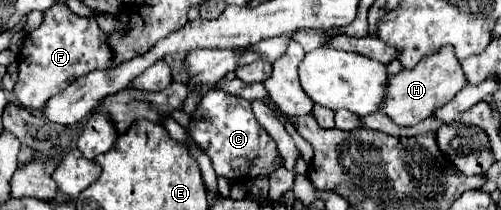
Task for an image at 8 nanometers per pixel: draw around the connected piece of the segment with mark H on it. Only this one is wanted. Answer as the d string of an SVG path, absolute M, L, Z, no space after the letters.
M443 46L439 52L421 58L421 62L413 70L401 70L395 76L387 78L385 98L379 106L379 112L387 114L397 126L415 126L421 120L433 116L437 108L453 100L453 96L465 86L465 76L461 74L461 66L453 54L451 46Z

